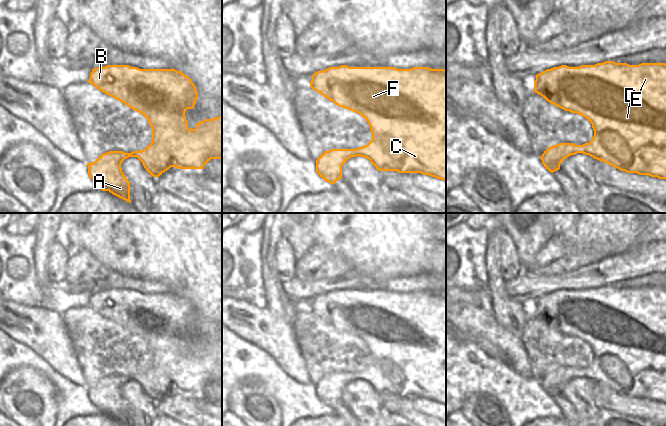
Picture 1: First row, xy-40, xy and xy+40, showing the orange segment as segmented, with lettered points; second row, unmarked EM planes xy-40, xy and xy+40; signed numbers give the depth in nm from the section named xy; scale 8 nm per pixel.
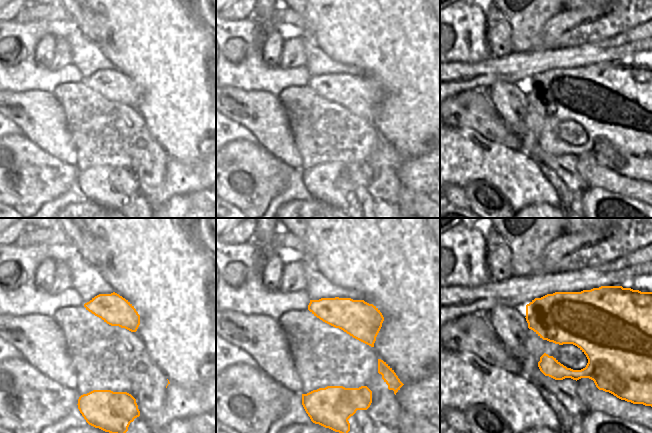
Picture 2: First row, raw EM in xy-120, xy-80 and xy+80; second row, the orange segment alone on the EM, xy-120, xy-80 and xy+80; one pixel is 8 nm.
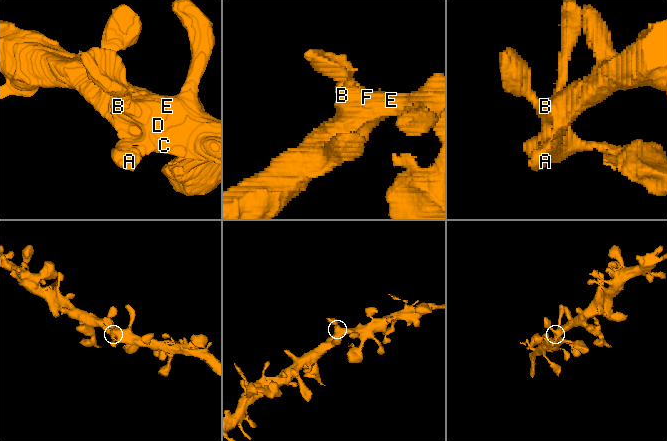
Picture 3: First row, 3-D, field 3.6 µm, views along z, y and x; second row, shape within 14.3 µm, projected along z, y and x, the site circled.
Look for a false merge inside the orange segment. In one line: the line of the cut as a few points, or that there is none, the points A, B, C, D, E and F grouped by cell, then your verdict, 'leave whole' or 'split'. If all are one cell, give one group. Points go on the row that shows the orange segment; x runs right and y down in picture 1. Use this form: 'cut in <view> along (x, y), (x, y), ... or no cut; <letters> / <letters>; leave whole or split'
no cut; A B C D E F; leave whole

